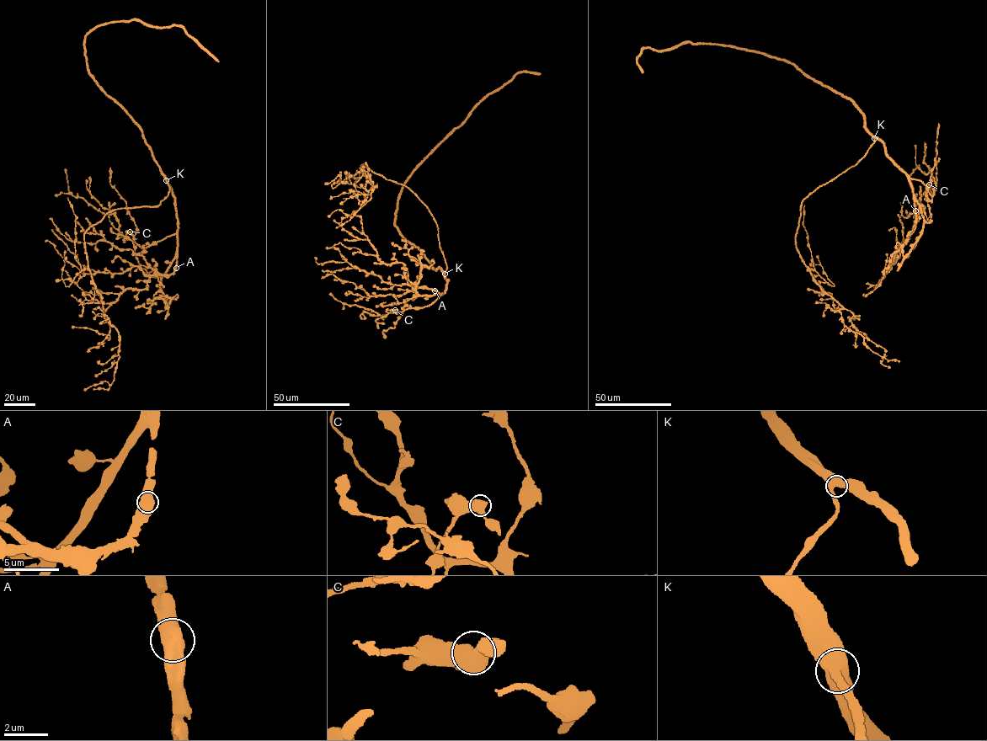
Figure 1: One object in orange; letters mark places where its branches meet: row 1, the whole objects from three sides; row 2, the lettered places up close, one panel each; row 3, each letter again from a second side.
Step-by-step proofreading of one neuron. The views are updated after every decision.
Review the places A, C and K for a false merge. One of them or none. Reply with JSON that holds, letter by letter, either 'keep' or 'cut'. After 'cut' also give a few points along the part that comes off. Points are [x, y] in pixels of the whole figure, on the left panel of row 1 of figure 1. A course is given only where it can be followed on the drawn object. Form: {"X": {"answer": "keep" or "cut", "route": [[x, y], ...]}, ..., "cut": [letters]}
{"A": {"answer": "keep"}, "C": {"answer": "keep"}, "K": {"answer": "keep"}, "cut": []}

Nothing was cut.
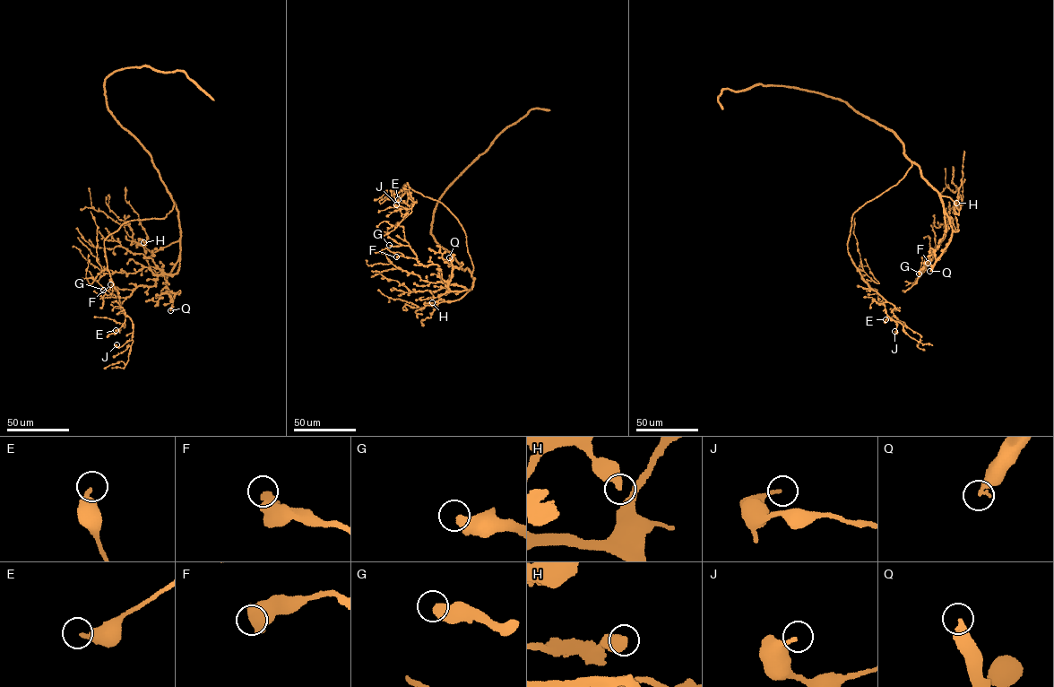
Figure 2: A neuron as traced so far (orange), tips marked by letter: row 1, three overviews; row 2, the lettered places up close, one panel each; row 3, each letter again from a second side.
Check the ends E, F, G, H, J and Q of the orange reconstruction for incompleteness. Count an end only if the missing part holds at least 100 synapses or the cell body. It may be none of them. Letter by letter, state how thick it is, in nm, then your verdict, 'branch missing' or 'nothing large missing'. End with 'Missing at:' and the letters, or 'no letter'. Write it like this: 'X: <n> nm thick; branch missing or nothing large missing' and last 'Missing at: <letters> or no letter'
E: 320 nm thick; nothing large missing
F: 440 nm thick; nothing large missing
G: 500 nm thick; nothing large missing
H: 420 nm thick; nothing large missing
J: 160 nm thick; nothing large missing
Q: 280 nm thick; branch missing
Missing at: Q

